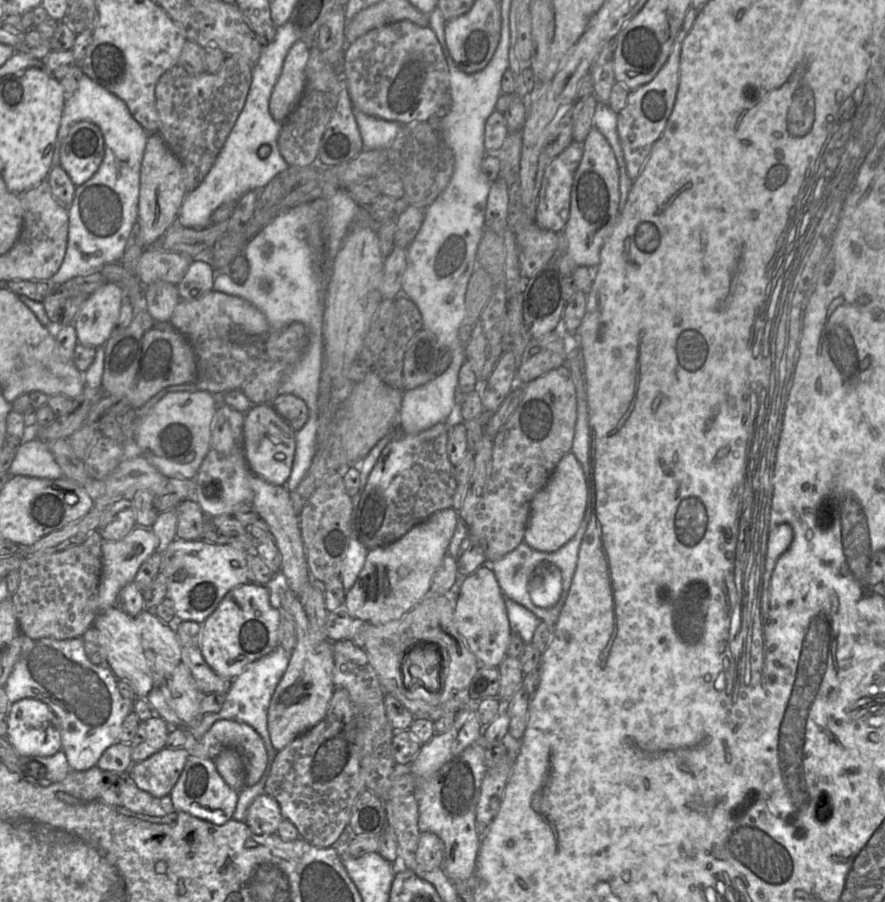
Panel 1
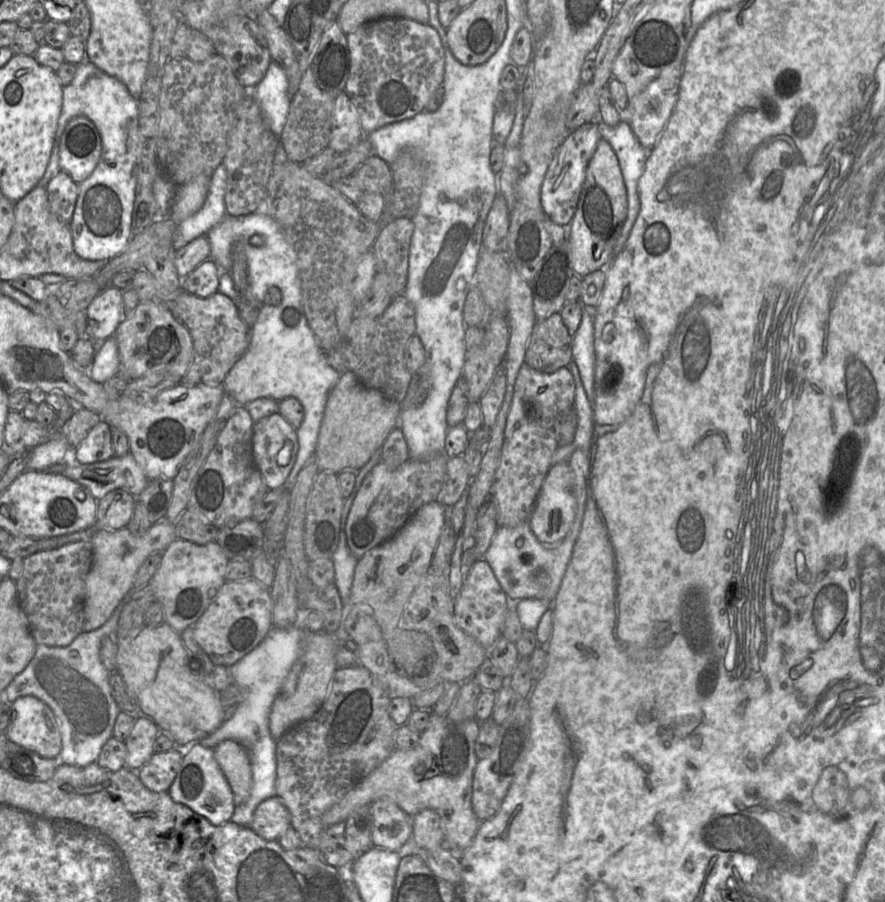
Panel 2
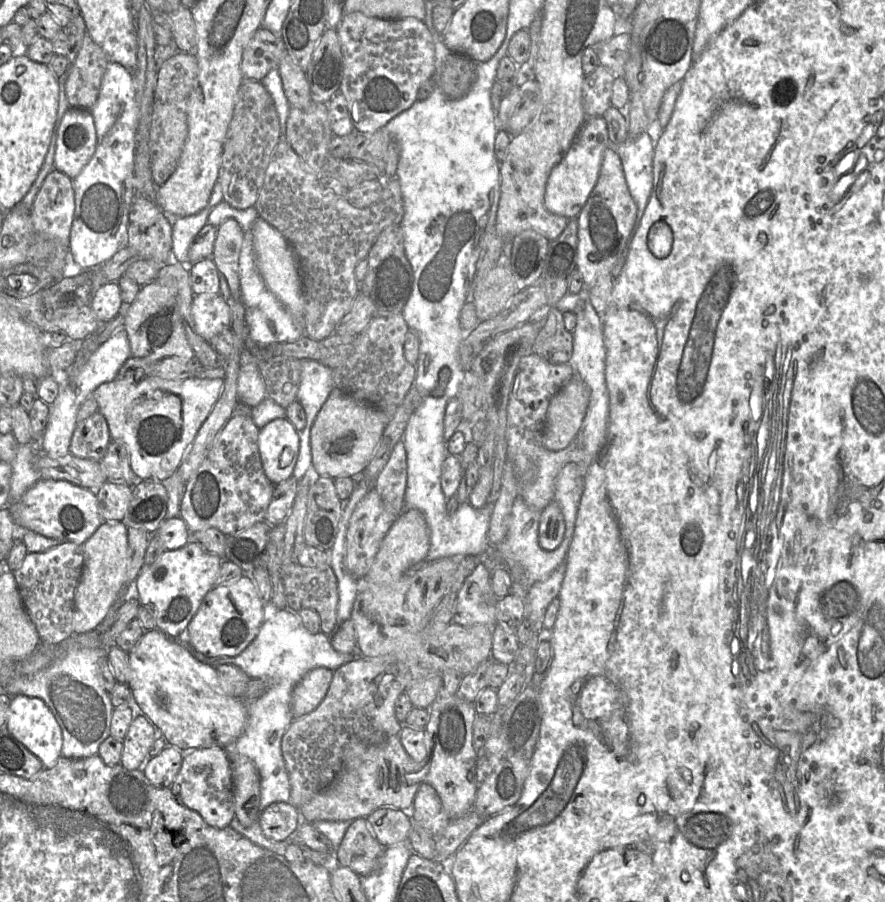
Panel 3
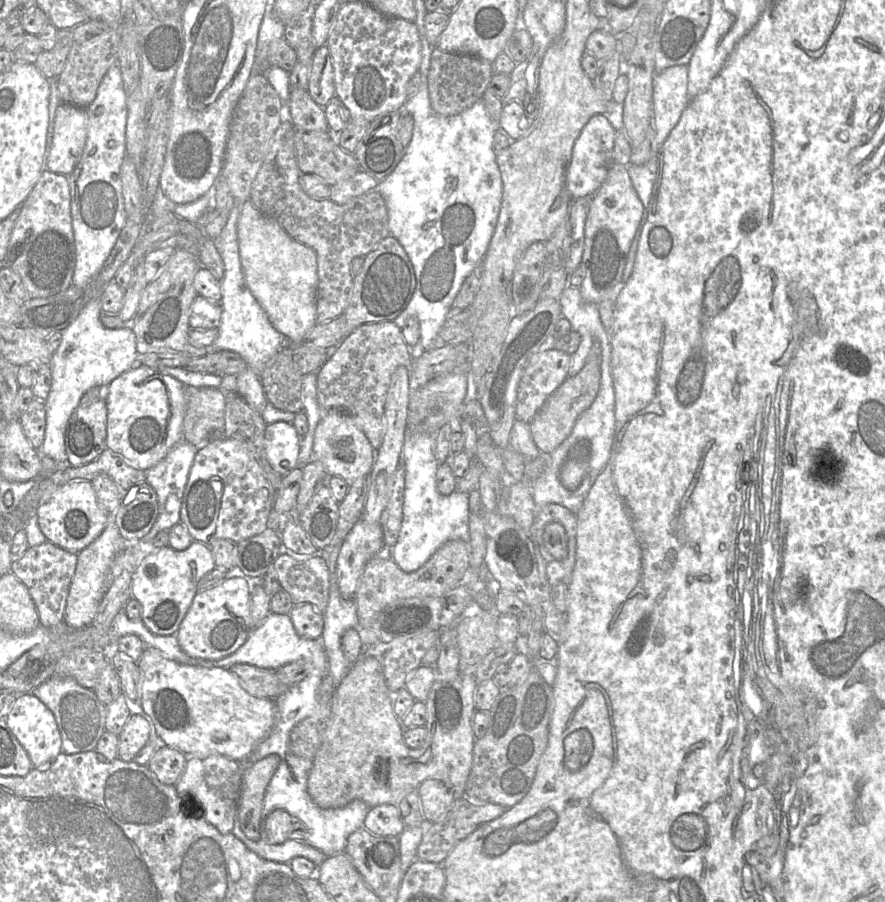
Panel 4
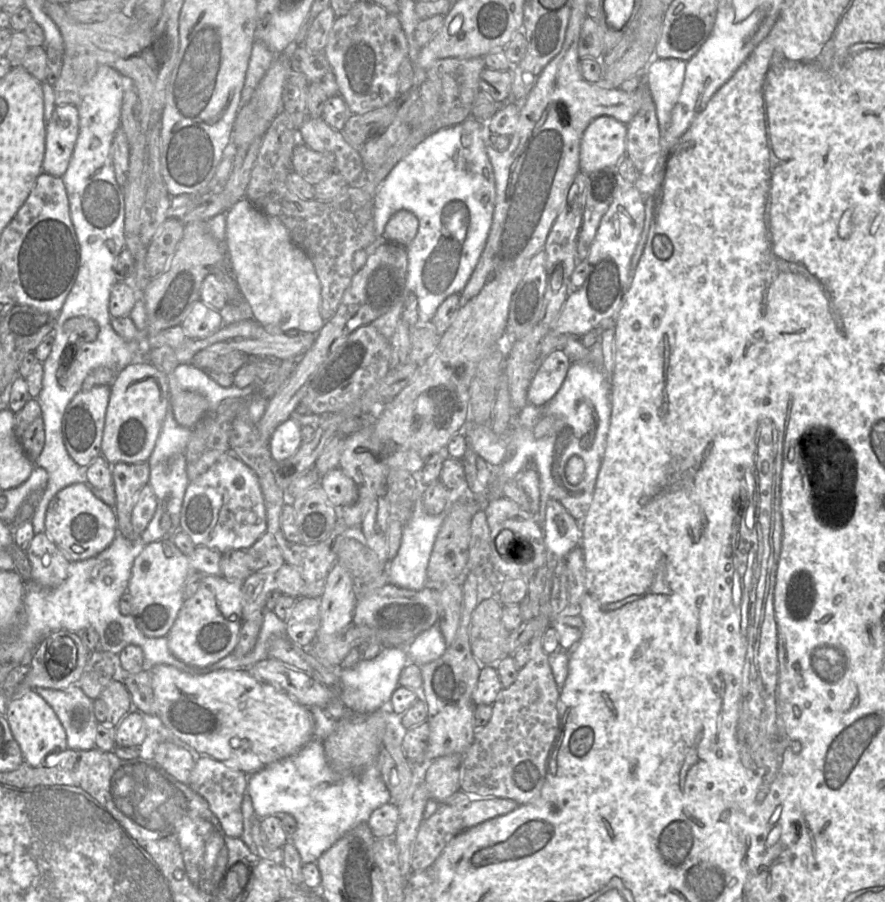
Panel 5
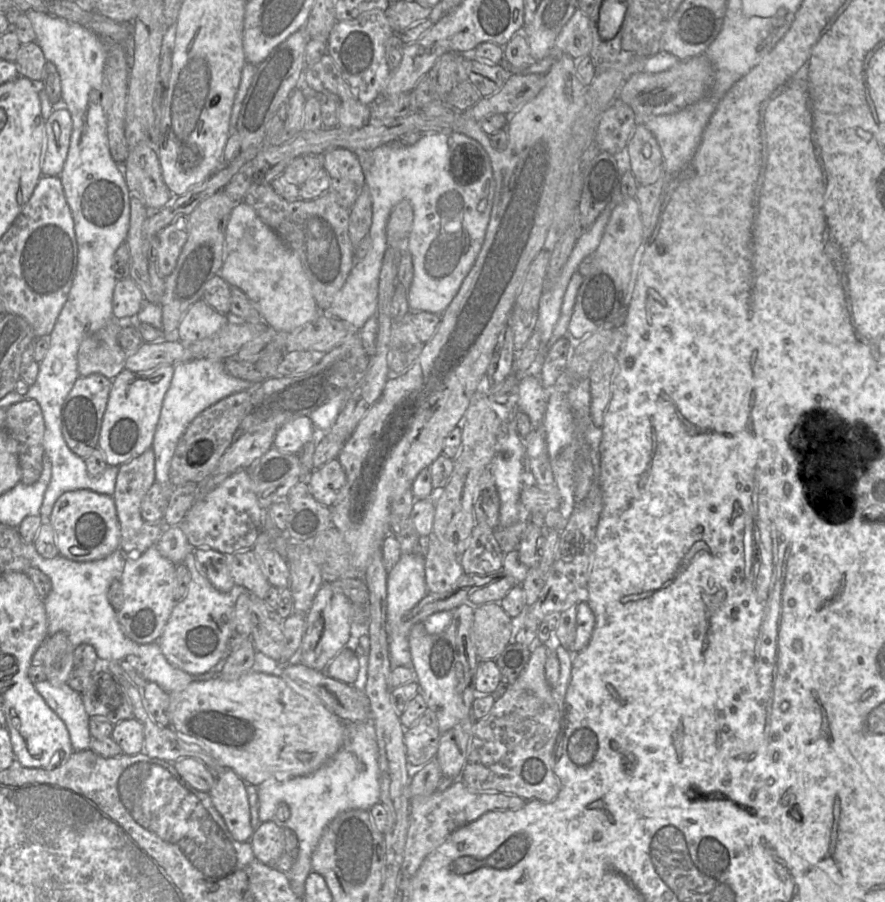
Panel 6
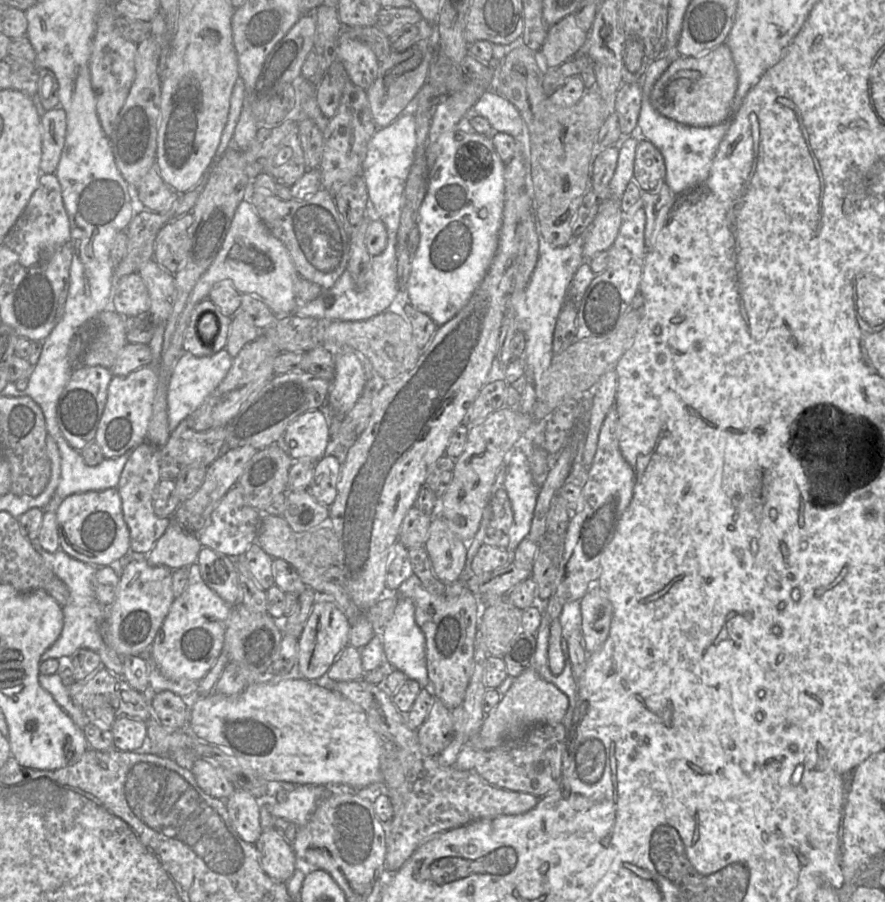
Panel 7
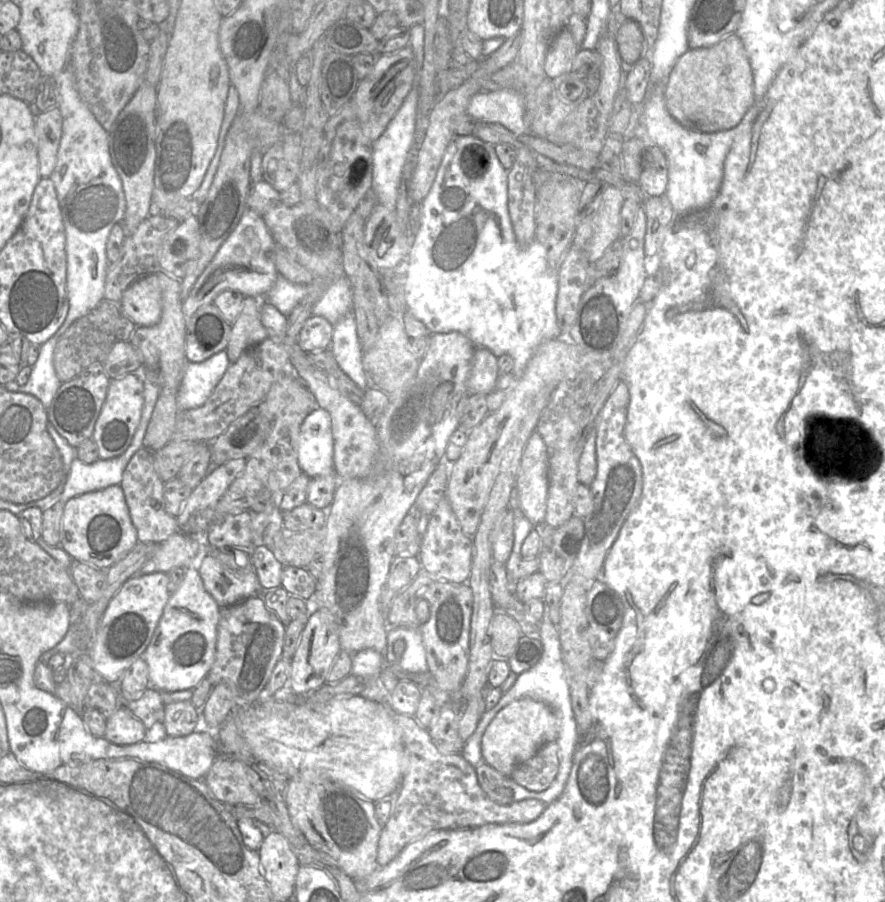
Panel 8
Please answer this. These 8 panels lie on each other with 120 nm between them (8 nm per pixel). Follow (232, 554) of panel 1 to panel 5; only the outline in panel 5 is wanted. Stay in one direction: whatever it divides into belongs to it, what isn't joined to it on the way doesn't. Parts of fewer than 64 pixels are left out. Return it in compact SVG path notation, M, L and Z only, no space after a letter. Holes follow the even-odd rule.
M172 539L146 544L136 556L129 579L127 592L131 595L132 611L137 628L147 637L166 636L174 624L184 603L184 585L190 573L222 575L221 553L205 546L196 546L190 555L183 554Z

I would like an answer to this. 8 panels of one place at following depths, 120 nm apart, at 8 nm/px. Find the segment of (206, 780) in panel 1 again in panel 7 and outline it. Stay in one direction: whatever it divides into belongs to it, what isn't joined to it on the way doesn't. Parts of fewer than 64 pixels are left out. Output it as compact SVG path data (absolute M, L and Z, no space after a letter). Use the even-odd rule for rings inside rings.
M236 789L225 800L231 824L240 838L255 845L262 831L260 828L259 800L246 791Z

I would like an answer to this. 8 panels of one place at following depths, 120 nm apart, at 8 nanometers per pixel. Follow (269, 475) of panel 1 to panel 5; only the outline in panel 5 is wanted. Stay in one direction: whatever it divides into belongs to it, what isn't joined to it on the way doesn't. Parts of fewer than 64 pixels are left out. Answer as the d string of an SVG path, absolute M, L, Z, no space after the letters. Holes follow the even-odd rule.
M291 417L281 423L269 439L273 460L282 461L293 456L302 445L301 425Z

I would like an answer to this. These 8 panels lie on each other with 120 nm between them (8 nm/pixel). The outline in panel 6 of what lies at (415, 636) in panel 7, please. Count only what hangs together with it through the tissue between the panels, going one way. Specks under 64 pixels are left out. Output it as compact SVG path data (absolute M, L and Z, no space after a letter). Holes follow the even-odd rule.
M422 553L403 554L388 573L387 583L387 634L391 669L412 667L409 635L403 634L402 620L428 593L425 580L425 558Z

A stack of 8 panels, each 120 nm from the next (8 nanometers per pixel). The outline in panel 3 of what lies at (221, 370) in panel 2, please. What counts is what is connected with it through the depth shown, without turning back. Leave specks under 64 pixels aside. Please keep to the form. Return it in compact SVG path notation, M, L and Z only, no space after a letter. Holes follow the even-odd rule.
M220 293L194 295L191 314L196 332L207 342L225 329L231 329L230 308Z

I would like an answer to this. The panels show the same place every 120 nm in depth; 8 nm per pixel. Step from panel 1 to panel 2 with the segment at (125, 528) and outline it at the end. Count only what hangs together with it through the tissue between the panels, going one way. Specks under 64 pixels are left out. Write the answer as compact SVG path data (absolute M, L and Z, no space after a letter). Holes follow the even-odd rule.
M121 489L108 492L97 500L96 529L125 528L132 516L136 497Z

